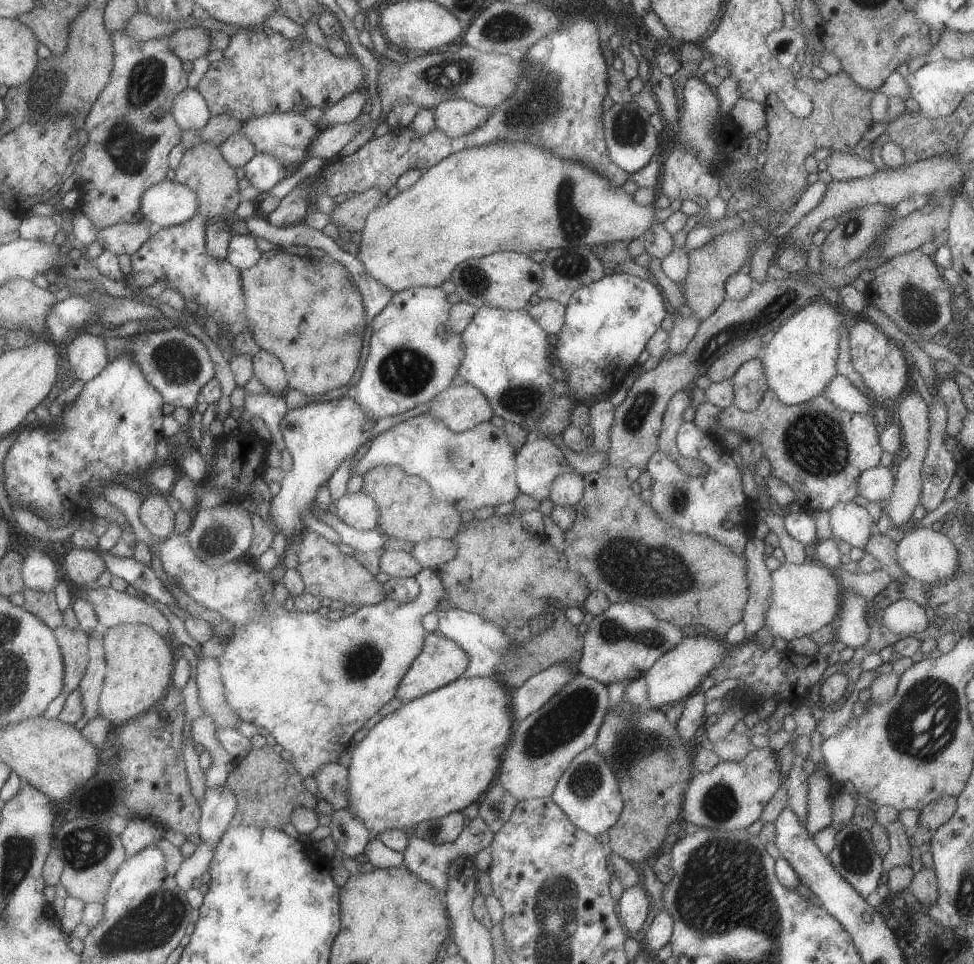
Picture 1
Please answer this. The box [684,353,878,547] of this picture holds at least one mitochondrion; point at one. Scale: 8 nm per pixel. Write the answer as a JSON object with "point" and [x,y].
{"point":[815,442]}

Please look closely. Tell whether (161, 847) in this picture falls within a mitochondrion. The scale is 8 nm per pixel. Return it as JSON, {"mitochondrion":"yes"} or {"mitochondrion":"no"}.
{"mitochondrion":"no"}

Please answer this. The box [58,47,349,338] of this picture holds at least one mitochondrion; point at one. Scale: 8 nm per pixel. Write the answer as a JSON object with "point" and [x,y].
{"point":[130,153]}

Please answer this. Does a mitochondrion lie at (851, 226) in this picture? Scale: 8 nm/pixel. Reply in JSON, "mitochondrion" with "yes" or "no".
{"mitochondrion":"yes"}

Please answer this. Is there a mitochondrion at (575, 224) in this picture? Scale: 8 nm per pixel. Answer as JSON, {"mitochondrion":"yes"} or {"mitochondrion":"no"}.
{"mitochondrion":"yes"}

